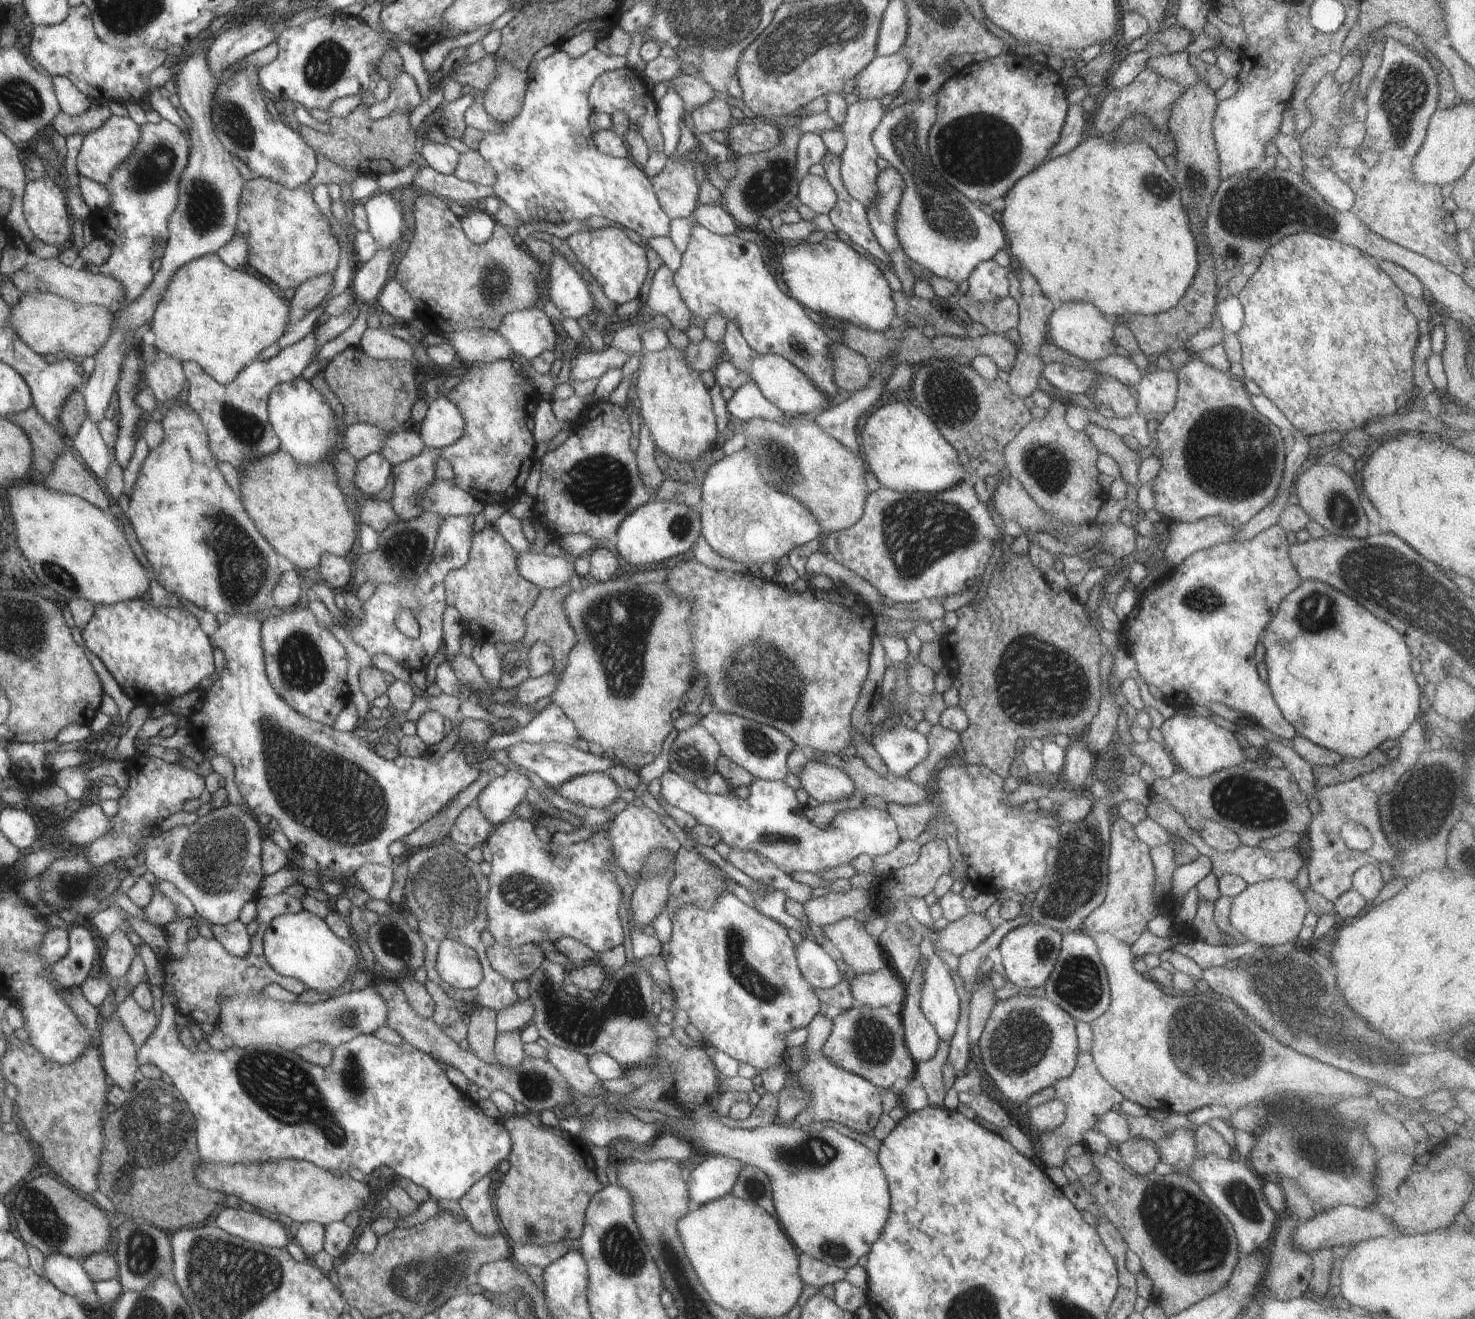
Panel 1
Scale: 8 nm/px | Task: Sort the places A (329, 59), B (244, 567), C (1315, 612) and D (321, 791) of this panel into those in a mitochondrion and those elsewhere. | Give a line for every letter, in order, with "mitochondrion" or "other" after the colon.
A: mitochondrion
B: mitochondrion
C: mitochondrion
D: mitochondrion

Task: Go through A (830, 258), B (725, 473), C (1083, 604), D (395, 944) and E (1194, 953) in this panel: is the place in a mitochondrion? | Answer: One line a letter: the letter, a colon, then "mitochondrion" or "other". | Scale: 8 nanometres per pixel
A: other
B: other
C: other
D: mitochondrion
E: other

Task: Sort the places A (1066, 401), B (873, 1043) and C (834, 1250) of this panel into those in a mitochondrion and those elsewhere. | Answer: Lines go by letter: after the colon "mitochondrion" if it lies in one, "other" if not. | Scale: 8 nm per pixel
A: other
B: mitochondrion
C: mitochondrion

